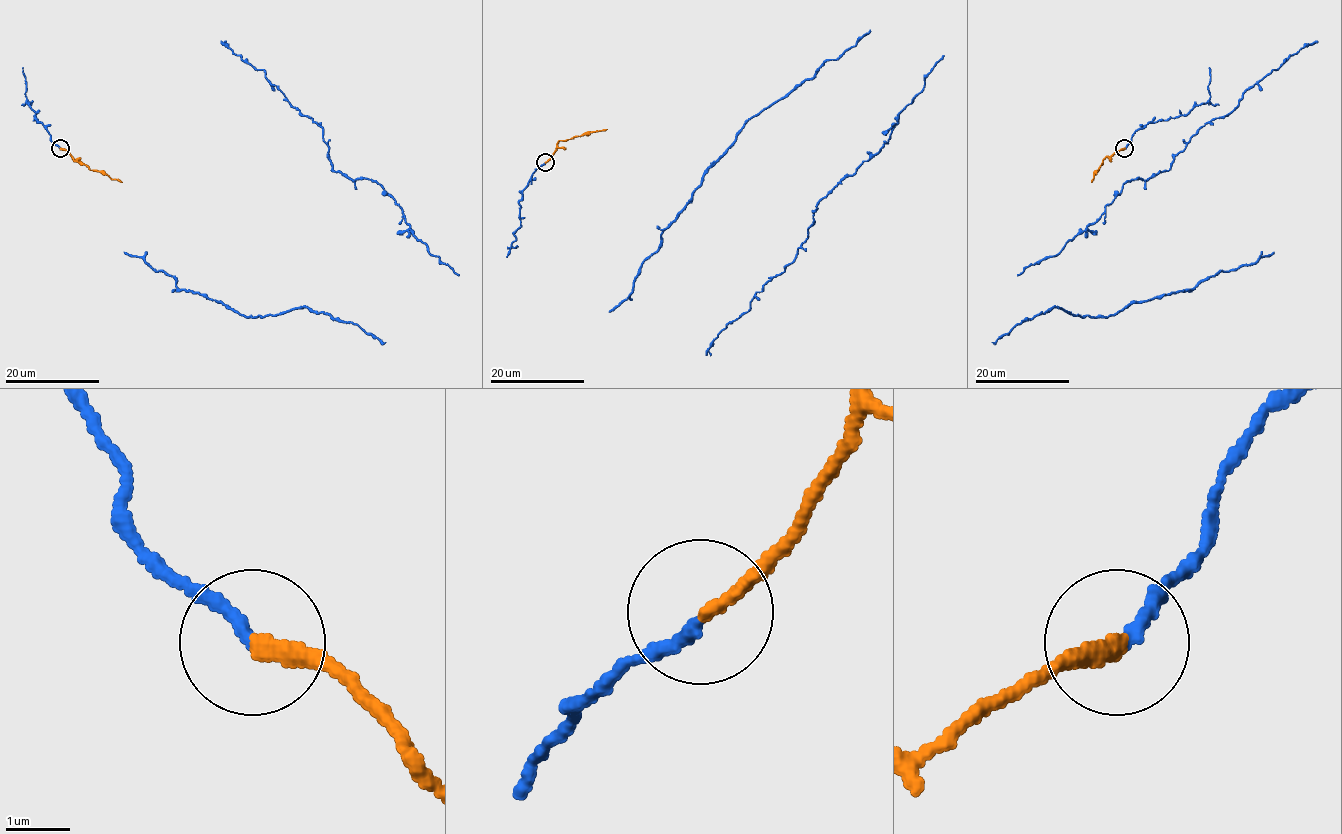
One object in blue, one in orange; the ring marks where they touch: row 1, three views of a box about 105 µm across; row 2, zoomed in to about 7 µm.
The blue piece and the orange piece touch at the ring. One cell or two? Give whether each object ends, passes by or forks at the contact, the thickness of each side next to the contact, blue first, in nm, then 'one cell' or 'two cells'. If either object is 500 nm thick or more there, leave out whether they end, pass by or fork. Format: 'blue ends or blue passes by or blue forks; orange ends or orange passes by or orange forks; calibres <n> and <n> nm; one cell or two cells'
blue ends; orange ends; calibres 200 and 240 nm; one cell

